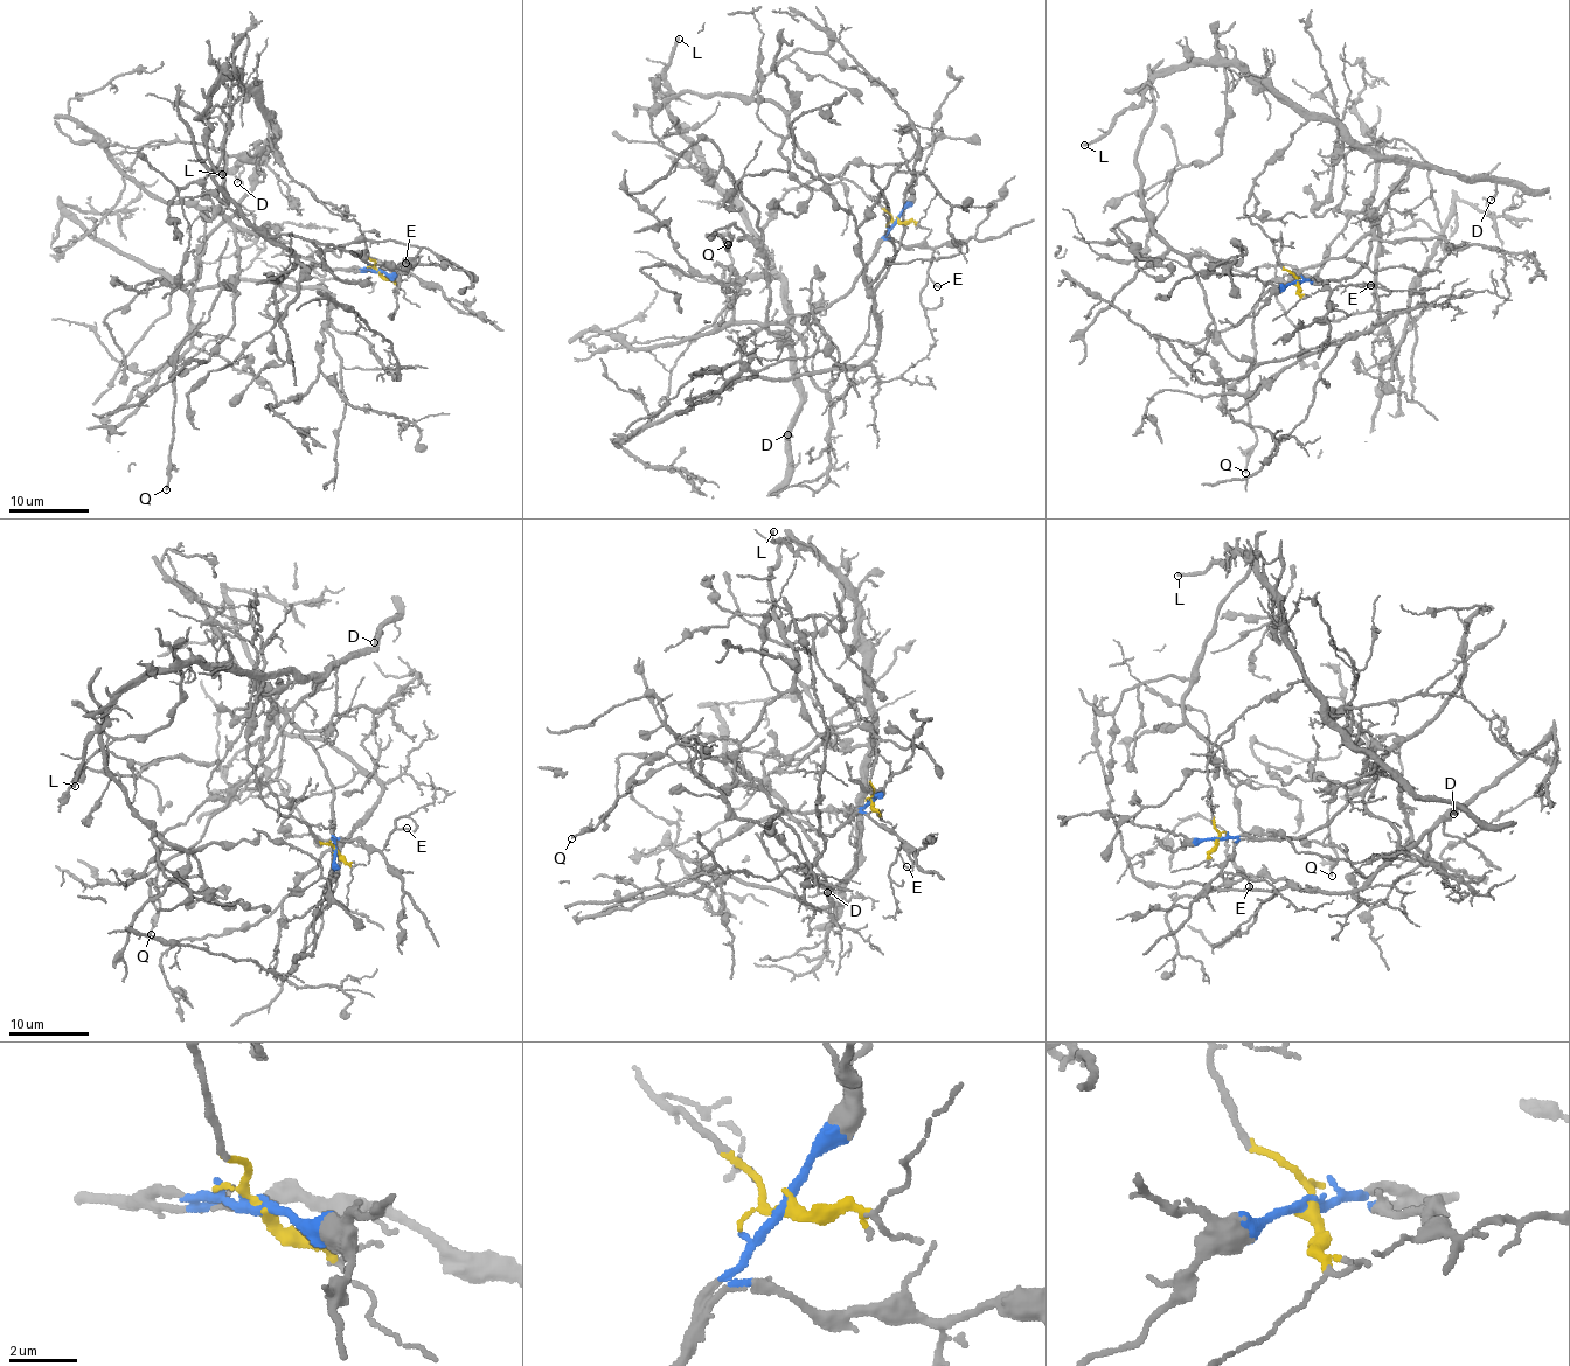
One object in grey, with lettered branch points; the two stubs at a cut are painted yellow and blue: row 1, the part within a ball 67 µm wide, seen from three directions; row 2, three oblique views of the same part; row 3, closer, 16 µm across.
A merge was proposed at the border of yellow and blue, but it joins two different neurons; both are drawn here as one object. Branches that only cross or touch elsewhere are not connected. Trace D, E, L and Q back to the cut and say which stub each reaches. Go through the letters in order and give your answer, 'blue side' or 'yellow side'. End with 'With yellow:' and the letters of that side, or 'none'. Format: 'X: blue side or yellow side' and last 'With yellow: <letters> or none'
D: yellow side
E: blue side
L: yellow side
Q: blue side
With yellow: D, L

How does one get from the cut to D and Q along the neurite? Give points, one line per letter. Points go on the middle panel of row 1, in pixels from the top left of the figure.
D: (897, 220), (859, 188), (820, 174), (783, 195), (765, 227), (762, 238), (782, 283), (800, 399), (787, 434)
Q: (897, 220), (853, 286), (779, 322), (766, 313), (756, 245), (734, 223), (711, 236), (728, 244)

